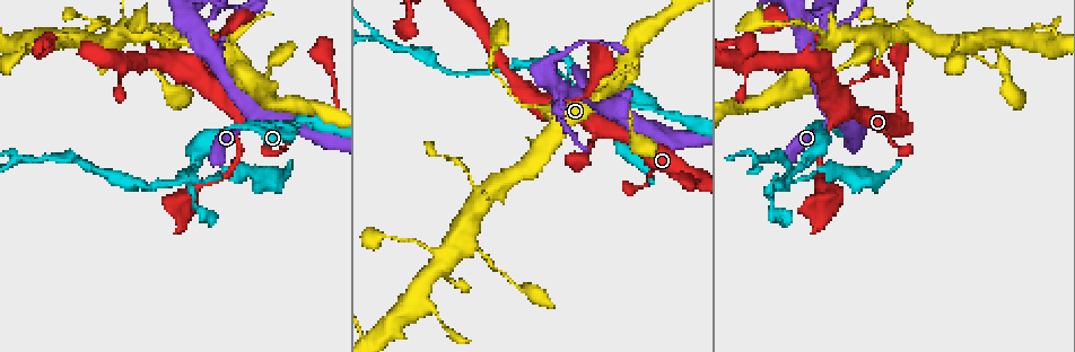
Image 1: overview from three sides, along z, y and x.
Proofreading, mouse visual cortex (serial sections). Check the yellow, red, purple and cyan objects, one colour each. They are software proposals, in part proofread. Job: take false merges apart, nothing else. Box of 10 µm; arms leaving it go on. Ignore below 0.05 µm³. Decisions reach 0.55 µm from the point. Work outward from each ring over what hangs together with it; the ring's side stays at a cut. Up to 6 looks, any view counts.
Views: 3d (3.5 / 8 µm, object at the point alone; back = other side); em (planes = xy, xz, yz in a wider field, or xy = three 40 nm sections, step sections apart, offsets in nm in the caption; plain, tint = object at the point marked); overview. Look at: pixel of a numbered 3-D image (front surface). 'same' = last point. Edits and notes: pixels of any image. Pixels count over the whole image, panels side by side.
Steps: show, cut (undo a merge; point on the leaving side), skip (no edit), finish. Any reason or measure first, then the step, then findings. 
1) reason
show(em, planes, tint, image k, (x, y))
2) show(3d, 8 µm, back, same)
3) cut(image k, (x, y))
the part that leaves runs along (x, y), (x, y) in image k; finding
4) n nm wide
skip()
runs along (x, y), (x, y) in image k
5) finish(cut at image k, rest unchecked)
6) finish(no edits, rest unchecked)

narrows sharply
show(3d, 3.5 µm, back, image 1, (192, 173))

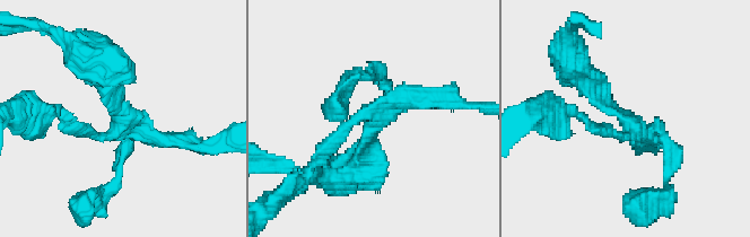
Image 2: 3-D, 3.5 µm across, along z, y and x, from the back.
4 arms; arms of 150, 150, 200, 200 nm
show(em, xy, step 5, tint, image 2, (375, 111))

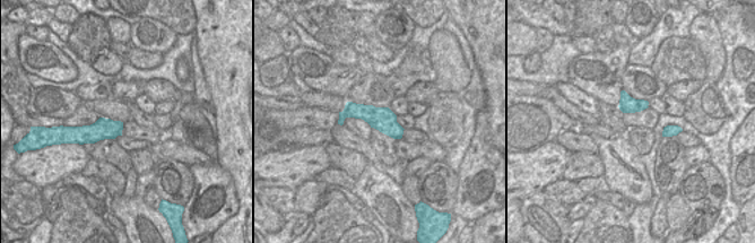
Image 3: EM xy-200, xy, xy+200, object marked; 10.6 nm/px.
skip()
runs along (105, 73), (123, 122), (108, 137), (71, 126) in image 2; one cell here

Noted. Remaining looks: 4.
sharp bend
show(3d, 3.5 µm, image 1, (569, 92))

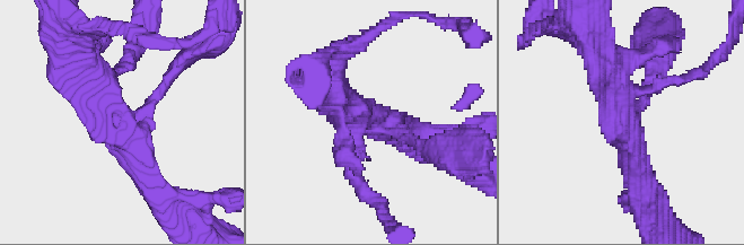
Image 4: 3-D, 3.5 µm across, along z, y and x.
4 arms; arms of 150, 200, 350, 450 nm; need the tissue
show(em, xy, step 1, tint, image 4, (374, 120))

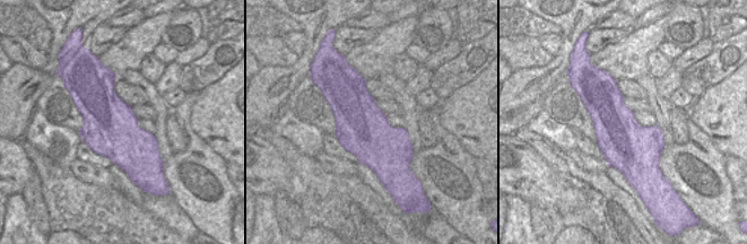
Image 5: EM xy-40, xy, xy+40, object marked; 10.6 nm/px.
another direction
show(em, xy, step 3, tint, same)

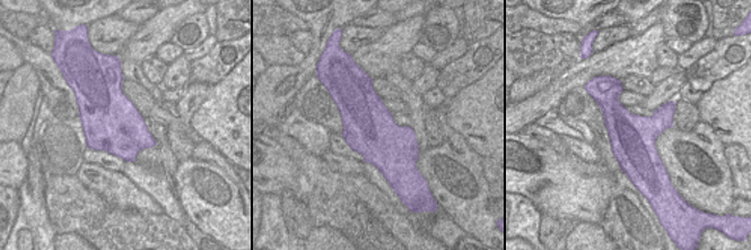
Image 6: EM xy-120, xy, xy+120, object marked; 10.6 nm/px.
skip()
runs along (154, 190), (80, 69) in image 4; one cell here

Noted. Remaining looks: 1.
finish(no edits, rest unchecked)

